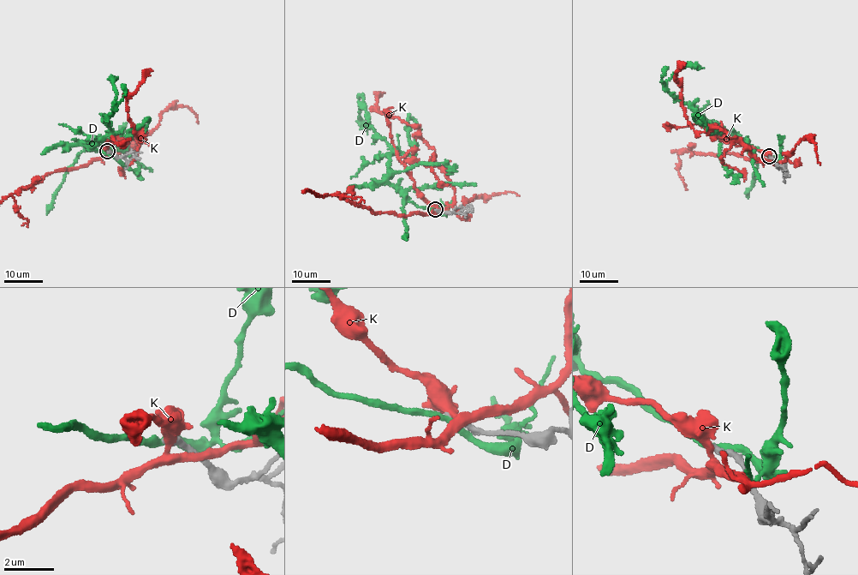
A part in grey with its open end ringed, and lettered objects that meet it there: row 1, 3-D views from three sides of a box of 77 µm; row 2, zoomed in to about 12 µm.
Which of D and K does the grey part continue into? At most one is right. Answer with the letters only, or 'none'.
none

